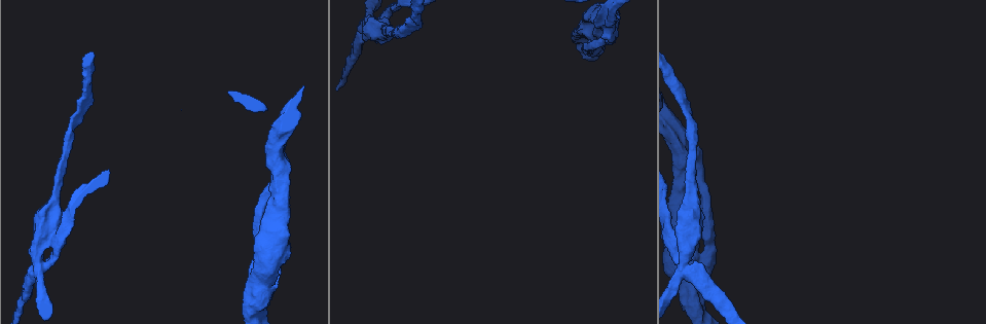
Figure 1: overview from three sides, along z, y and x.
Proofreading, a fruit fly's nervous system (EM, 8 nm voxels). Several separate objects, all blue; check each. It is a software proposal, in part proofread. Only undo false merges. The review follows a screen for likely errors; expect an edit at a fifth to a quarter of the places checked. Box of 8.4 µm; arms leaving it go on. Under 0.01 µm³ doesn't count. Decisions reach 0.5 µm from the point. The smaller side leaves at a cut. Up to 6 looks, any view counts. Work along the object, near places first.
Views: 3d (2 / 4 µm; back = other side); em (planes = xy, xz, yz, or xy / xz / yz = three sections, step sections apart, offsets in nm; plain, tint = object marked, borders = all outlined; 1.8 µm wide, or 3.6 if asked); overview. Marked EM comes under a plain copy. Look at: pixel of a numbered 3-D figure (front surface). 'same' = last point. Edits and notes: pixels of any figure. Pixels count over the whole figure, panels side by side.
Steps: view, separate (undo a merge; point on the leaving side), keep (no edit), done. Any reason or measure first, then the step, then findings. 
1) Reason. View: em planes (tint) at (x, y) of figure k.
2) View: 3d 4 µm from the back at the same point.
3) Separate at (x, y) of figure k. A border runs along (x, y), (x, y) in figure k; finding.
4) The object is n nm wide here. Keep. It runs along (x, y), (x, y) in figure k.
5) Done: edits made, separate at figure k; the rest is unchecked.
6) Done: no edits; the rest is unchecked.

View: 3d 2 µm at (694, 255) of figure 1.

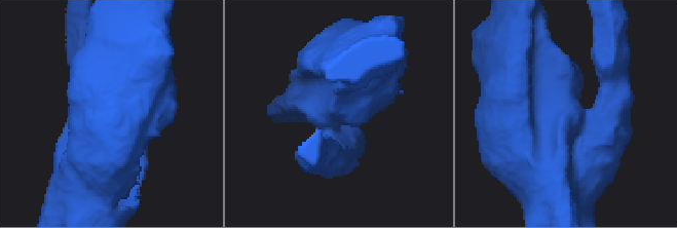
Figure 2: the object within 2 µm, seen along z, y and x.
Need the tissue. View: em xz step 8 (tint) at (336, 113) of figure 2.

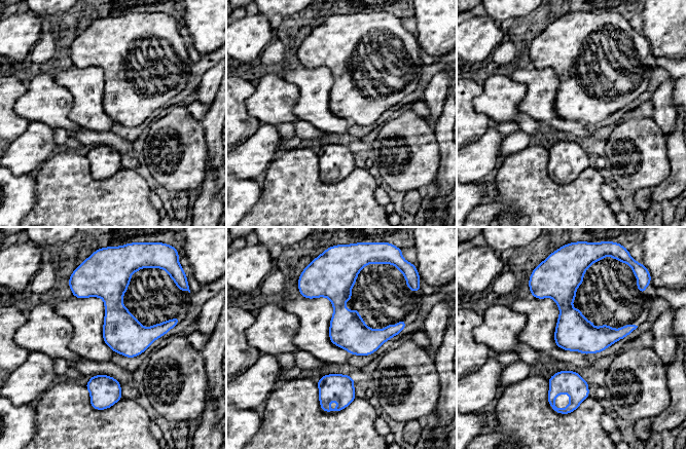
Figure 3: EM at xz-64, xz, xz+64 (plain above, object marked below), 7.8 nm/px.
Another direction. View: em planes (tint) at the same point.

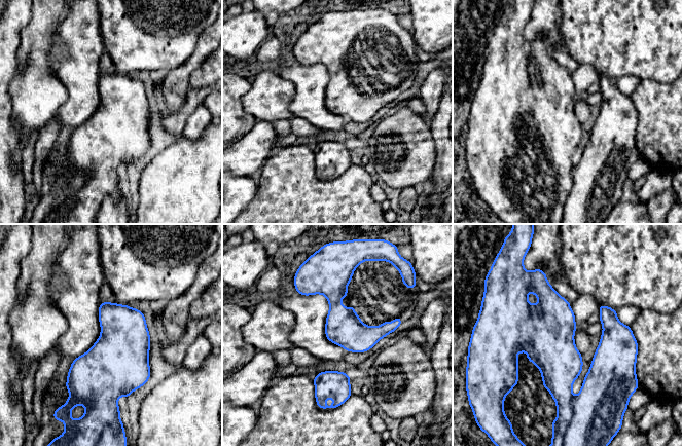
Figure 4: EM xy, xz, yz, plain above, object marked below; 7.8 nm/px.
The object is 280 nm wide here. Keep. All the same neuron.

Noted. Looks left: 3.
Sharp bend. View: em xz step 16 (tint) at (680, 169) of figure 1.

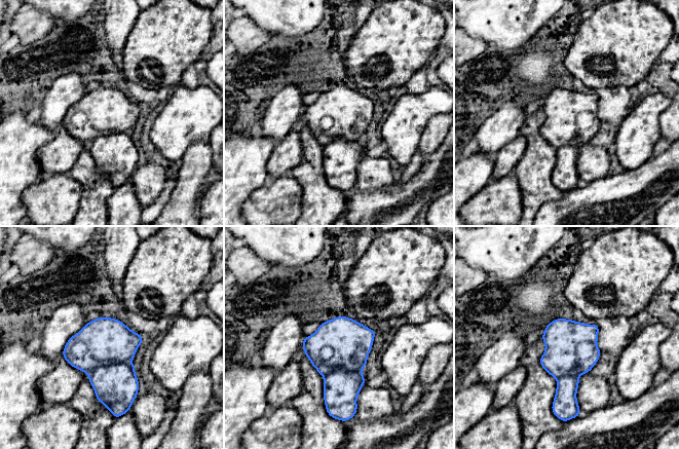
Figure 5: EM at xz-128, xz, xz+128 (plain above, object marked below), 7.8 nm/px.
Keep. One neuron here.

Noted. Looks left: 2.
Three-way junction. View: em planes (tint) at (686, 270) of figure 1.

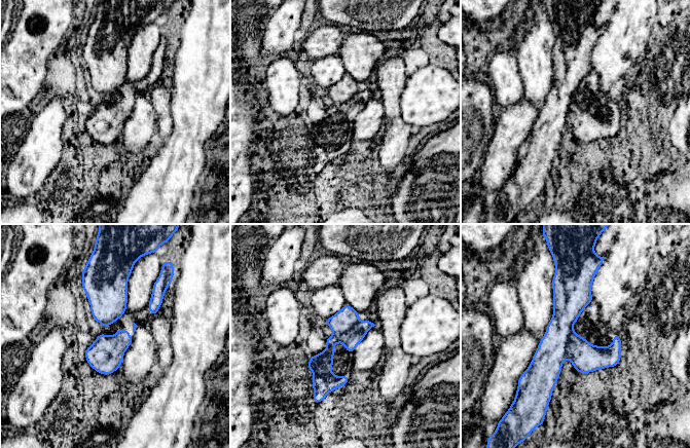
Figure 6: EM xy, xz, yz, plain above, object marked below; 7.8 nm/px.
The object is 240 nm wide here. Separate at (585, 358) of figure 6. The part that leaves runs along (368, 323), (330, 345), (322, 396) in figure 6; two neurons meet here.

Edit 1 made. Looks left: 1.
Done: edits made, separate at figure 6; the rest is unchecked.

